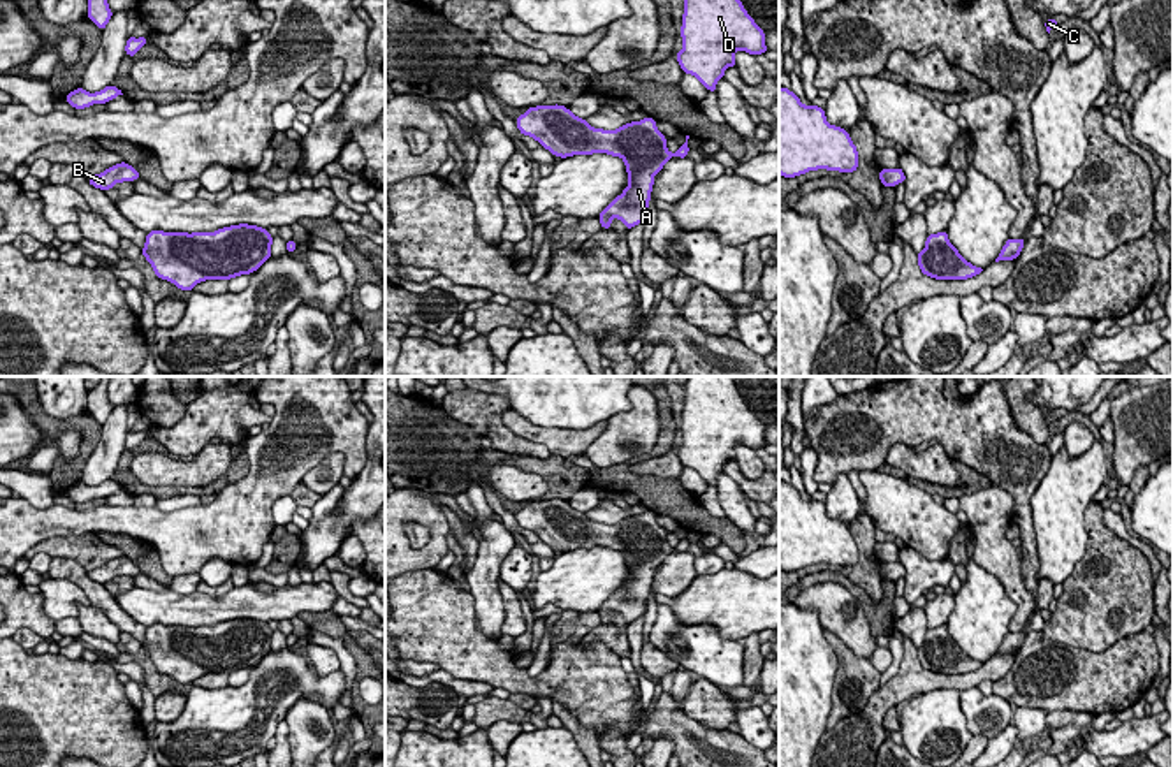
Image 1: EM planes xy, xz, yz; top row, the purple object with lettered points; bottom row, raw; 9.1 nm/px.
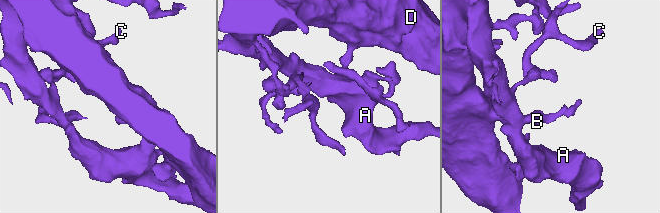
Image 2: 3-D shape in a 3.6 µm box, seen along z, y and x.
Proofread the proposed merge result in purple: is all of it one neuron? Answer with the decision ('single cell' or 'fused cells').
single cell

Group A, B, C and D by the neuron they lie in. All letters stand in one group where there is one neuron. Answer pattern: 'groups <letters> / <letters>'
groups A B C D

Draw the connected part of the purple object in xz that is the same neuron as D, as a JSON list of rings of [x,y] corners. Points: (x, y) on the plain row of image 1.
[[[688,376],[682,408],[682,443],[675,449],[684,468],[695,470],[709,486],[728,461],[737,461],[735,447],[746,445],[753,450],[767,447],[765,426],[747,408],[732,376]]]

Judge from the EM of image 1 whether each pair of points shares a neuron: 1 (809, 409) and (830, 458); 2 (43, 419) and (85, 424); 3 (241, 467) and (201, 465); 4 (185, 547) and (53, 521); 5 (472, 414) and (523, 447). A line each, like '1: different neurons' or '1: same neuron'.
1: different neurons
2: same neuron
3: different neurons
4: same neuron
5: same neuron

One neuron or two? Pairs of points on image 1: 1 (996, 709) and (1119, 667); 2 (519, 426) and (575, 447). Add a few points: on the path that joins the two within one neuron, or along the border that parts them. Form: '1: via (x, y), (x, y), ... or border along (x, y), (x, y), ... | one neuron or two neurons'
1: border along (992, 693), (998, 693), (1010, 704) | two neurons
2: via (533, 433), (561, 442) | one neuron

